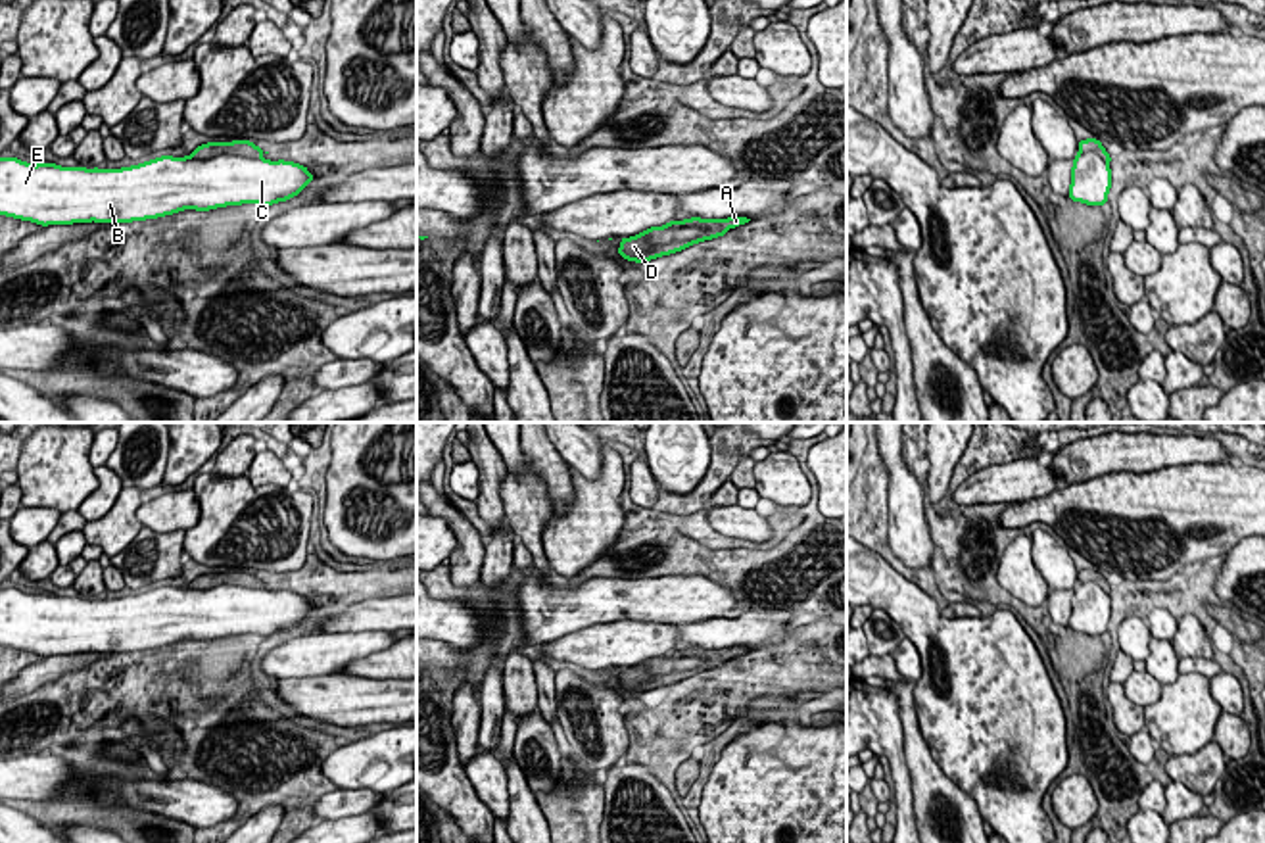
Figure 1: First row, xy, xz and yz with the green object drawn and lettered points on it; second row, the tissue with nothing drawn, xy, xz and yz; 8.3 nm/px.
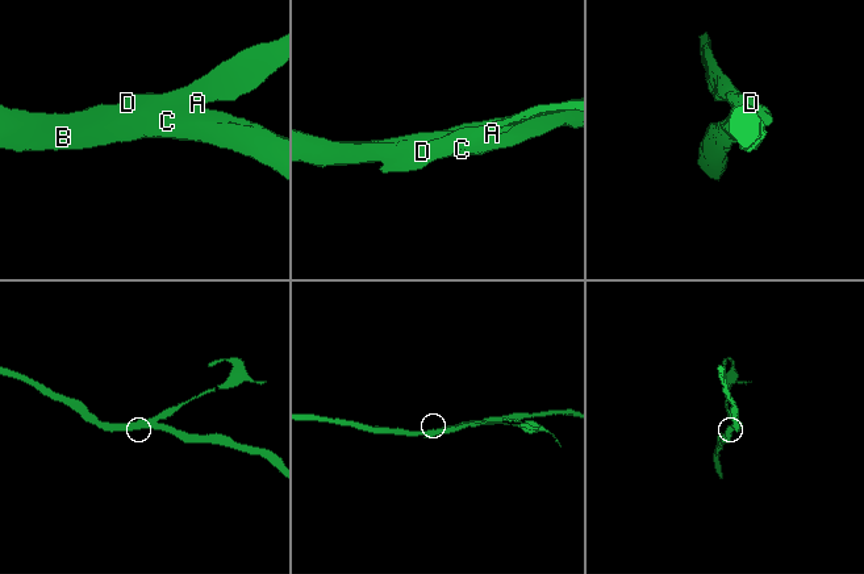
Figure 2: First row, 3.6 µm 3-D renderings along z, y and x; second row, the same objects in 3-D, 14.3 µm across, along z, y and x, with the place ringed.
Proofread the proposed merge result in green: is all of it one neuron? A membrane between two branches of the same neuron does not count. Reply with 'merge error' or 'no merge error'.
merge error

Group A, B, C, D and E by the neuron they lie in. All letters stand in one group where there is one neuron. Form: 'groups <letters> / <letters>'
groups A D / B C E

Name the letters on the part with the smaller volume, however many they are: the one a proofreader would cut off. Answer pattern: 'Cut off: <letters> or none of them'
Cut off: A, D

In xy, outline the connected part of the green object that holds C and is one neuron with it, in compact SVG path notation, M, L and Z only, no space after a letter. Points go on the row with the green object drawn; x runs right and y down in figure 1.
M161 156L121 169L61 167L0 157L0 215L42 227L132 223L184 209L286 202L313 181L307 167L244 156Z

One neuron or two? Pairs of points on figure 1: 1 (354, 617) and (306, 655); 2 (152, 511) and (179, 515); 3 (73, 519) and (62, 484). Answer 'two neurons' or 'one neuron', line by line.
1: one neuron
2: one neuron
3: two neurons

